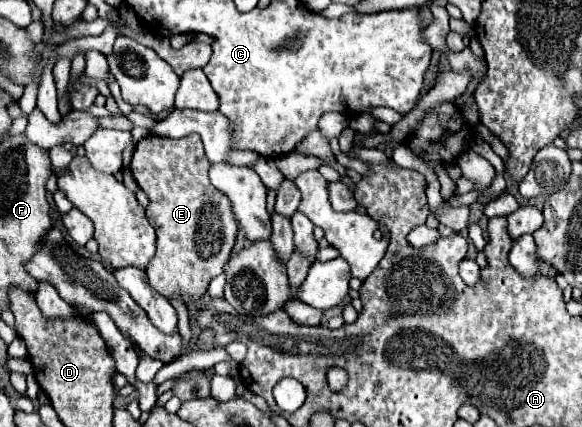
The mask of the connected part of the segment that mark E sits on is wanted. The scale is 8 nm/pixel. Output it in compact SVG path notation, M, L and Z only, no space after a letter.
M189 134L179 140L145 136L135 144L135 152L131 158L131 172L137 184L149 196L147 218L157 232L157 252L151 258L149 266L145 268L147 280L167 300L177 296L185 306L199 300L207 292L209 282L223 272L223 266L229 260L229 254L235 244L235 234L237 234L237 224L231 214L231 202L209 182L207 178L209 166L211 164L205 158L201 138L197 138L197 134Z

